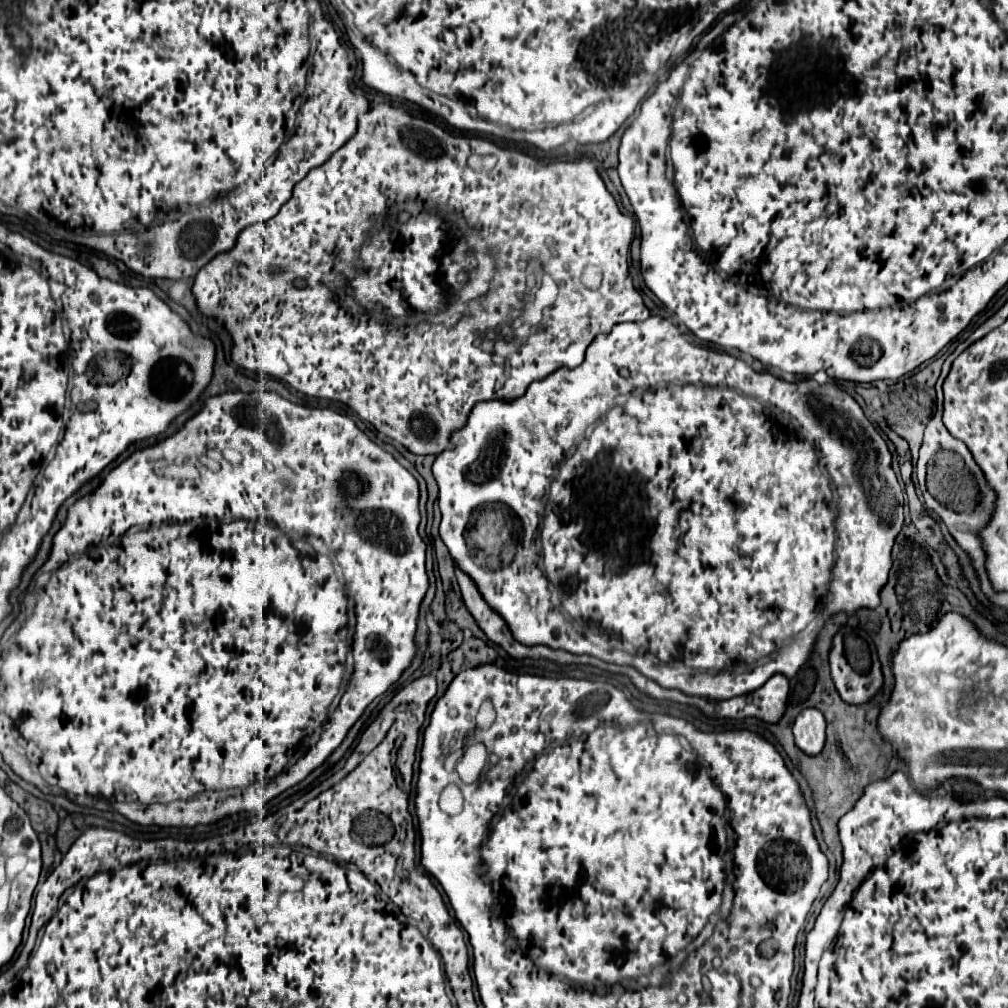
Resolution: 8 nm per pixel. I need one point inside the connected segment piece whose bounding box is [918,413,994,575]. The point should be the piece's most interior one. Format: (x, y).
(955, 490)

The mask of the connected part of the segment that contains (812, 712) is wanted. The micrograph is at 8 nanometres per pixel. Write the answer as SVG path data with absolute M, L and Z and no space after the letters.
M804 709L794 721L794 741L800 751L814 757L824 747L826 721L818 709Z

